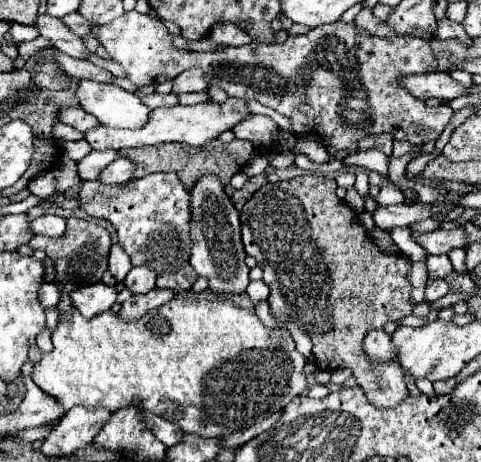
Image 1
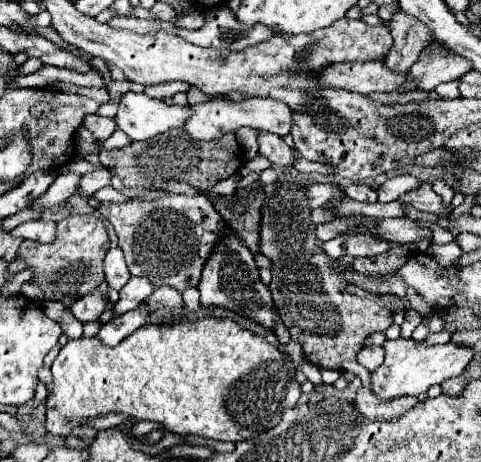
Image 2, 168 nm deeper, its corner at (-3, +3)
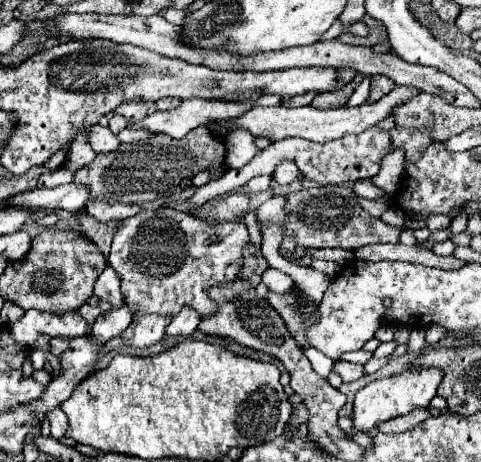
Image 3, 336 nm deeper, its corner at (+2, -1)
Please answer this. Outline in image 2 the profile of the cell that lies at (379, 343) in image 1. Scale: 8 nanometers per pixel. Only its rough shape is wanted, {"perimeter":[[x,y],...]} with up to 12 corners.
{"perimeter":[[381,346],[361,348],[357,362],[373,372],[381,366]]}

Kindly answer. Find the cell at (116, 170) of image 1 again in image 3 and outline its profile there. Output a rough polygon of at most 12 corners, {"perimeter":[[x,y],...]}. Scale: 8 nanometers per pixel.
{"perimeter":[[84,184],[36,188],[10,206],[78,212],[90,200]]}

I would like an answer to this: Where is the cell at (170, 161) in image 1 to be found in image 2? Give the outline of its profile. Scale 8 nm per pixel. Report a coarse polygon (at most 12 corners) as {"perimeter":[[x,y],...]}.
{"perimeter":[[169,130],[101,150],[127,188],[179,180],[205,190],[243,164],[235,134]]}

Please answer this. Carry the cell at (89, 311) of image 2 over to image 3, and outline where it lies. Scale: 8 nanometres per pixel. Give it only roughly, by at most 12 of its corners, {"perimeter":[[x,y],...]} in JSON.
{"perimeter":[[26,310],[10,324],[16,342],[34,346],[38,334],[76,338],[88,334],[78,312]]}

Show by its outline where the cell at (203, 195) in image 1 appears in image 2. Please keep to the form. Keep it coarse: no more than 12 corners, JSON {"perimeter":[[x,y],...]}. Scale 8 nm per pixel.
{"perimeter":[[237,234],[205,264],[201,306],[275,332],[271,292]]}

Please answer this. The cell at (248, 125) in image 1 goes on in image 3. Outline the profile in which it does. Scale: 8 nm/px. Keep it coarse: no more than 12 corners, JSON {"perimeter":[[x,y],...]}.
{"perimeter":[[280,162],[272,178],[278,184],[294,182],[300,174],[294,162]]}

